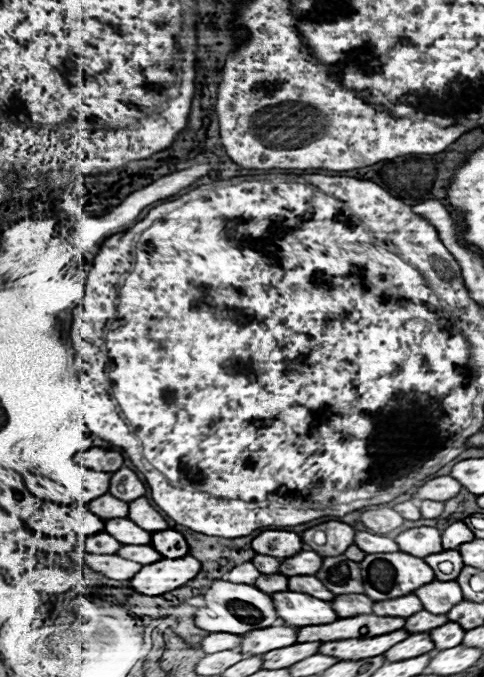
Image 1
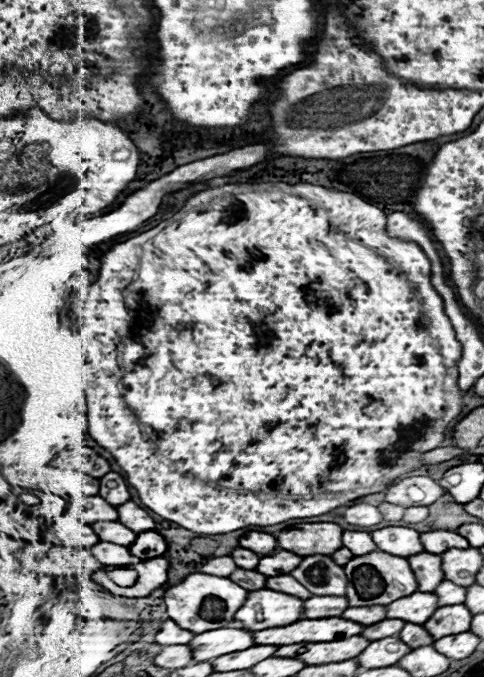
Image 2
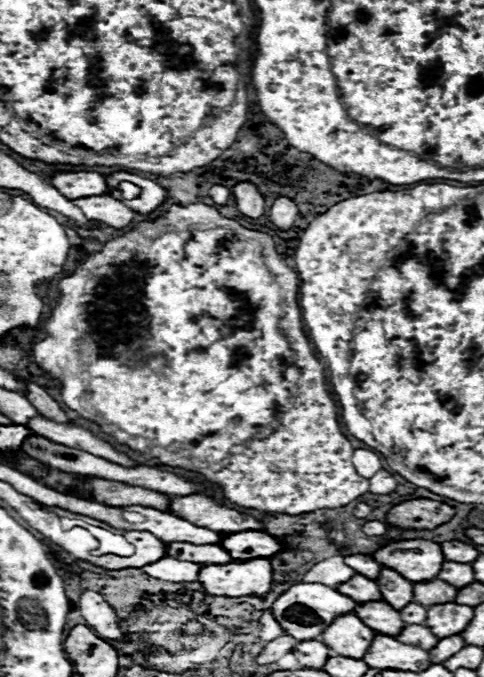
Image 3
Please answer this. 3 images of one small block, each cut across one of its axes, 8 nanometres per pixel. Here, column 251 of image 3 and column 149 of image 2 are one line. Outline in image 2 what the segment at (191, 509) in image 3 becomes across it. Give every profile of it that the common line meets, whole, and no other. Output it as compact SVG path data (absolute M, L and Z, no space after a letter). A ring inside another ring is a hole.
M132 500L126 502L126 504L120 504L118 506L118 514L120 514L120 522L124 526L132 528L136 534L146 532L146 530L154 530L154 520L148 516L146 510L142 510Z

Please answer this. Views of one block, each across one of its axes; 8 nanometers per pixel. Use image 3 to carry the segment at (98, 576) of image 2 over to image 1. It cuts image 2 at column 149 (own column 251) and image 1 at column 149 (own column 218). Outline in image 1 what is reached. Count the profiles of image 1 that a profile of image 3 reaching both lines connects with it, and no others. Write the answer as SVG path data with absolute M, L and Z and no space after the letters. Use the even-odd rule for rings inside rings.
M192 556L184 558L164 558L154 564L144 566L132 580L124 580L124 586L134 588L146 596L160 596L170 590L184 586L200 570L200 562Z

